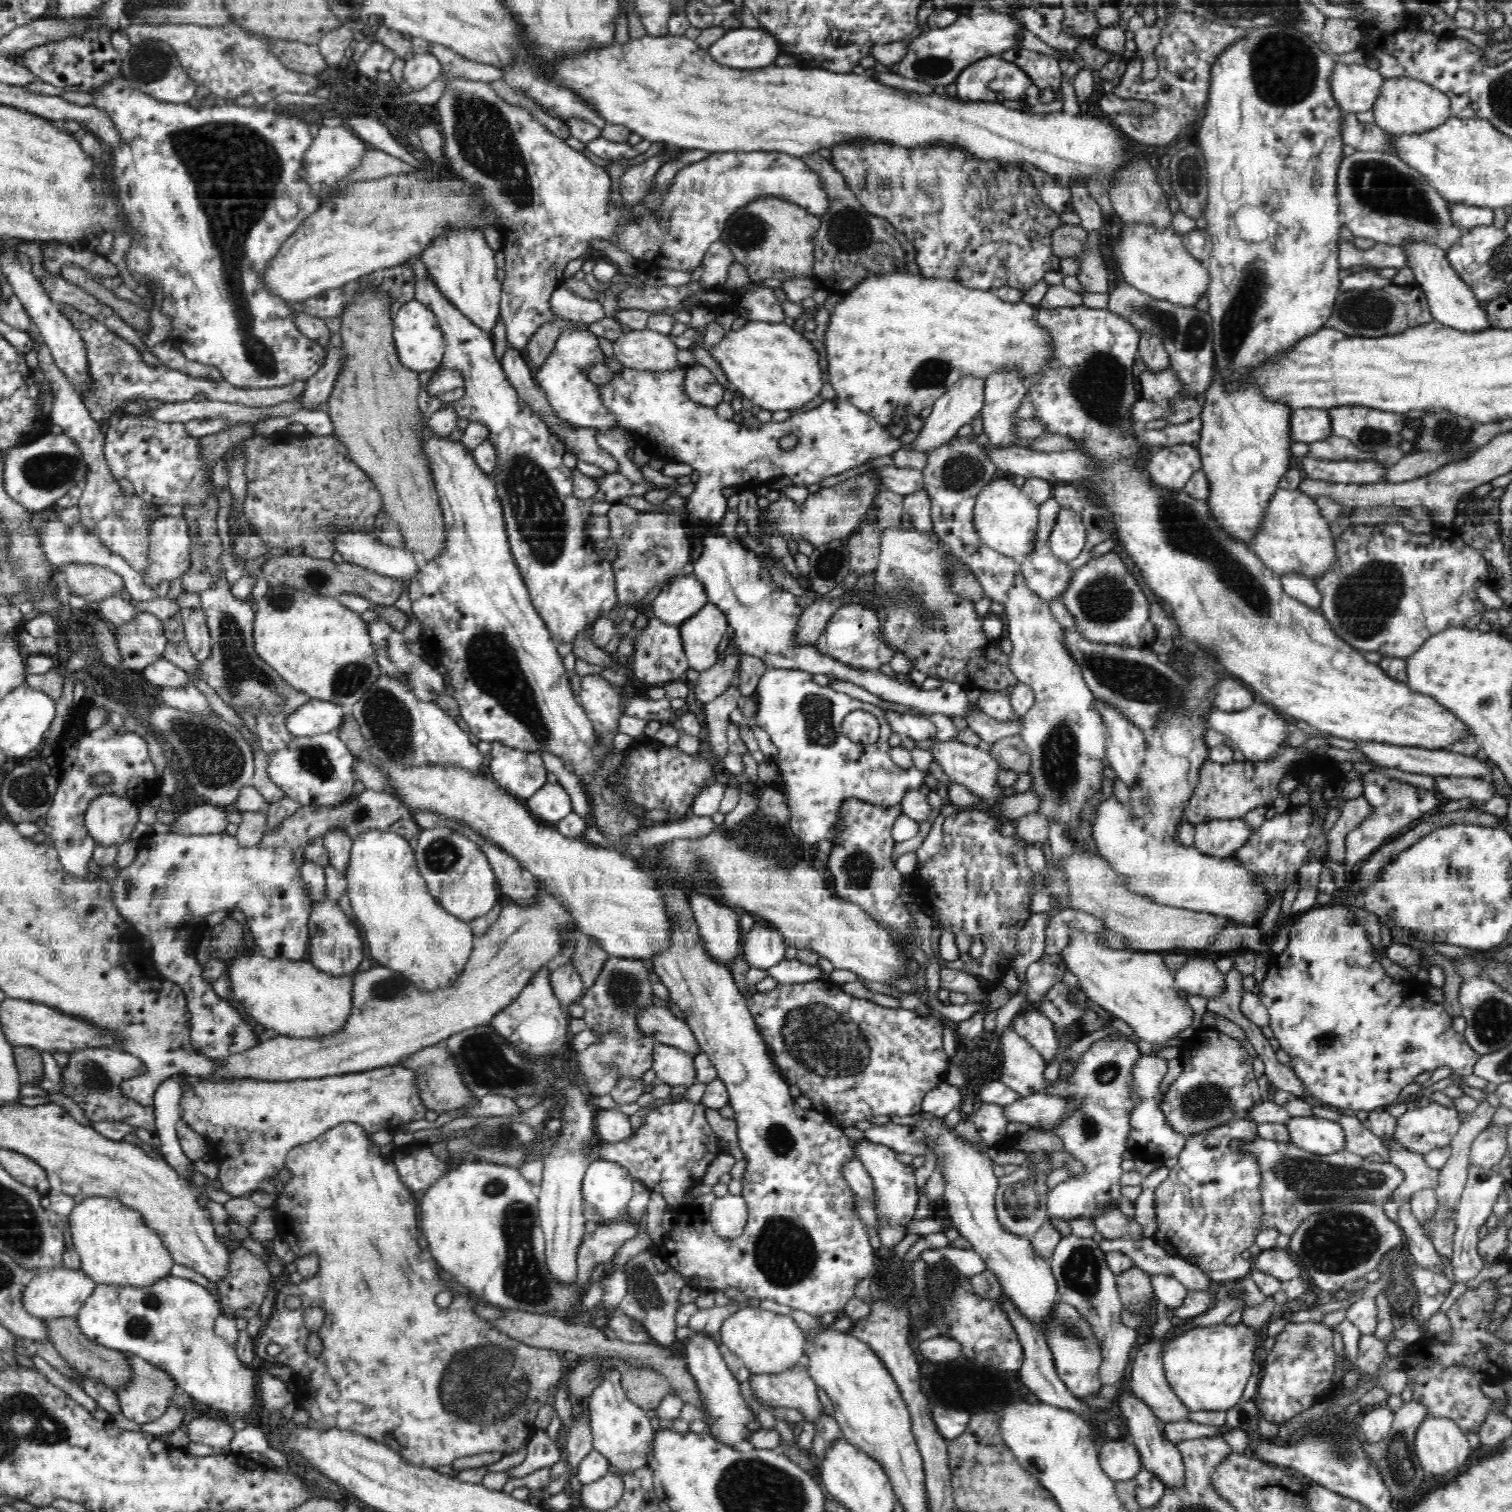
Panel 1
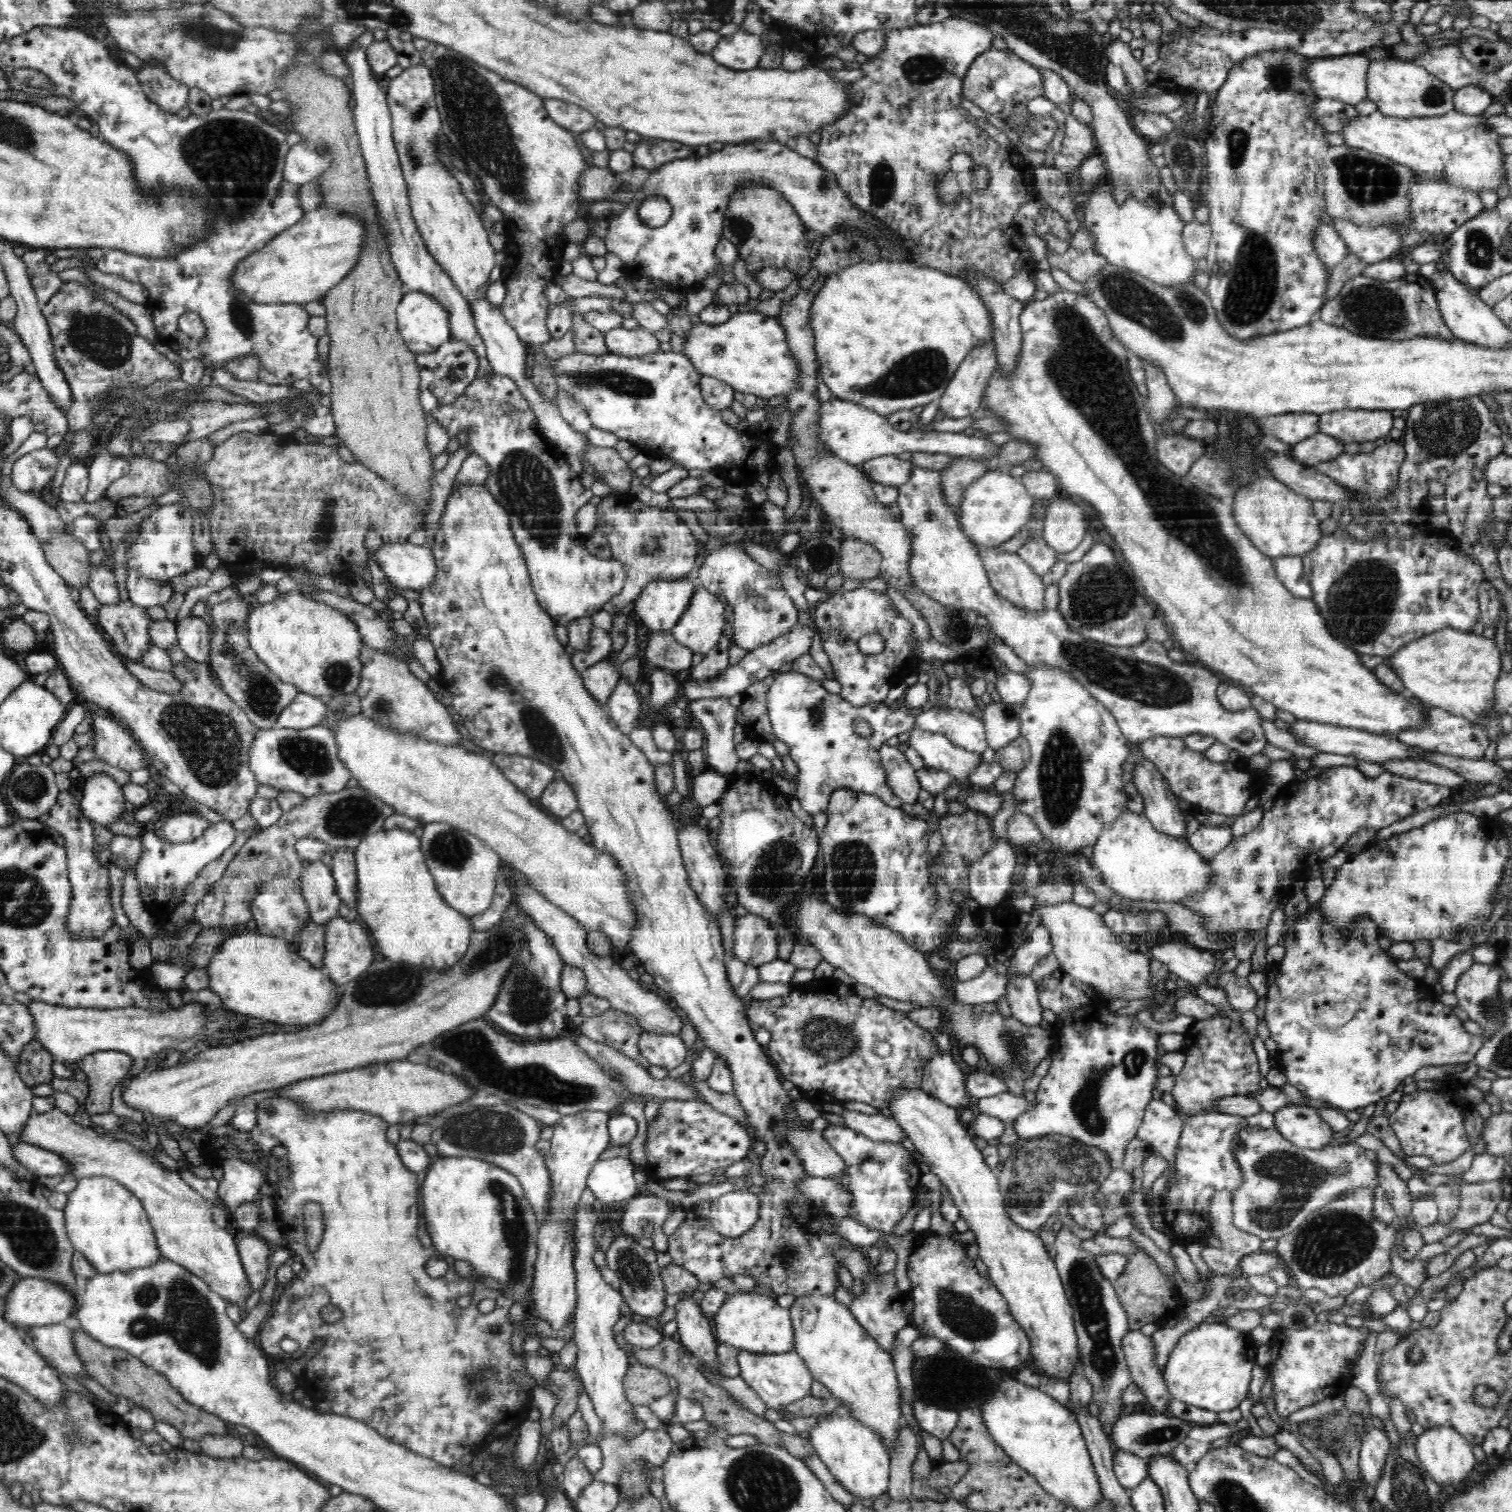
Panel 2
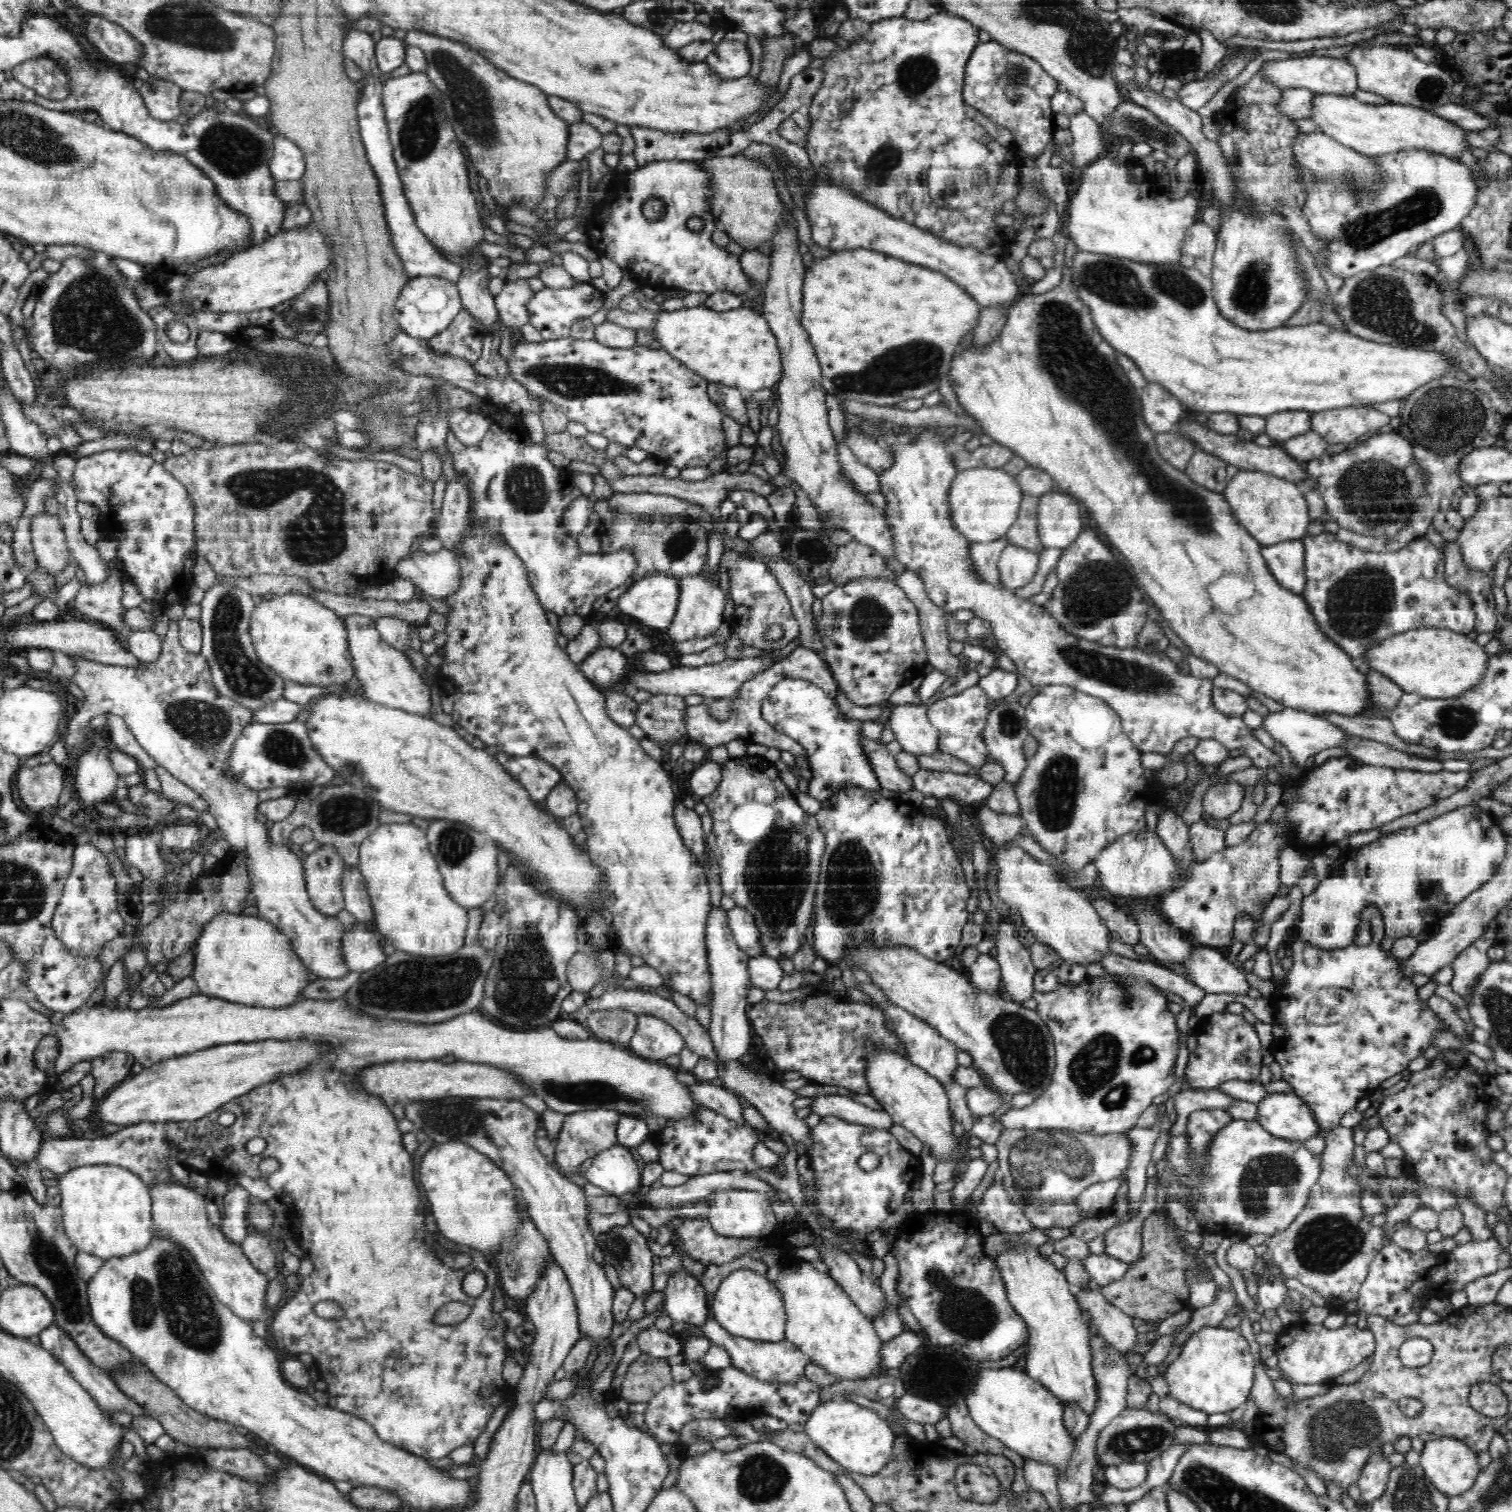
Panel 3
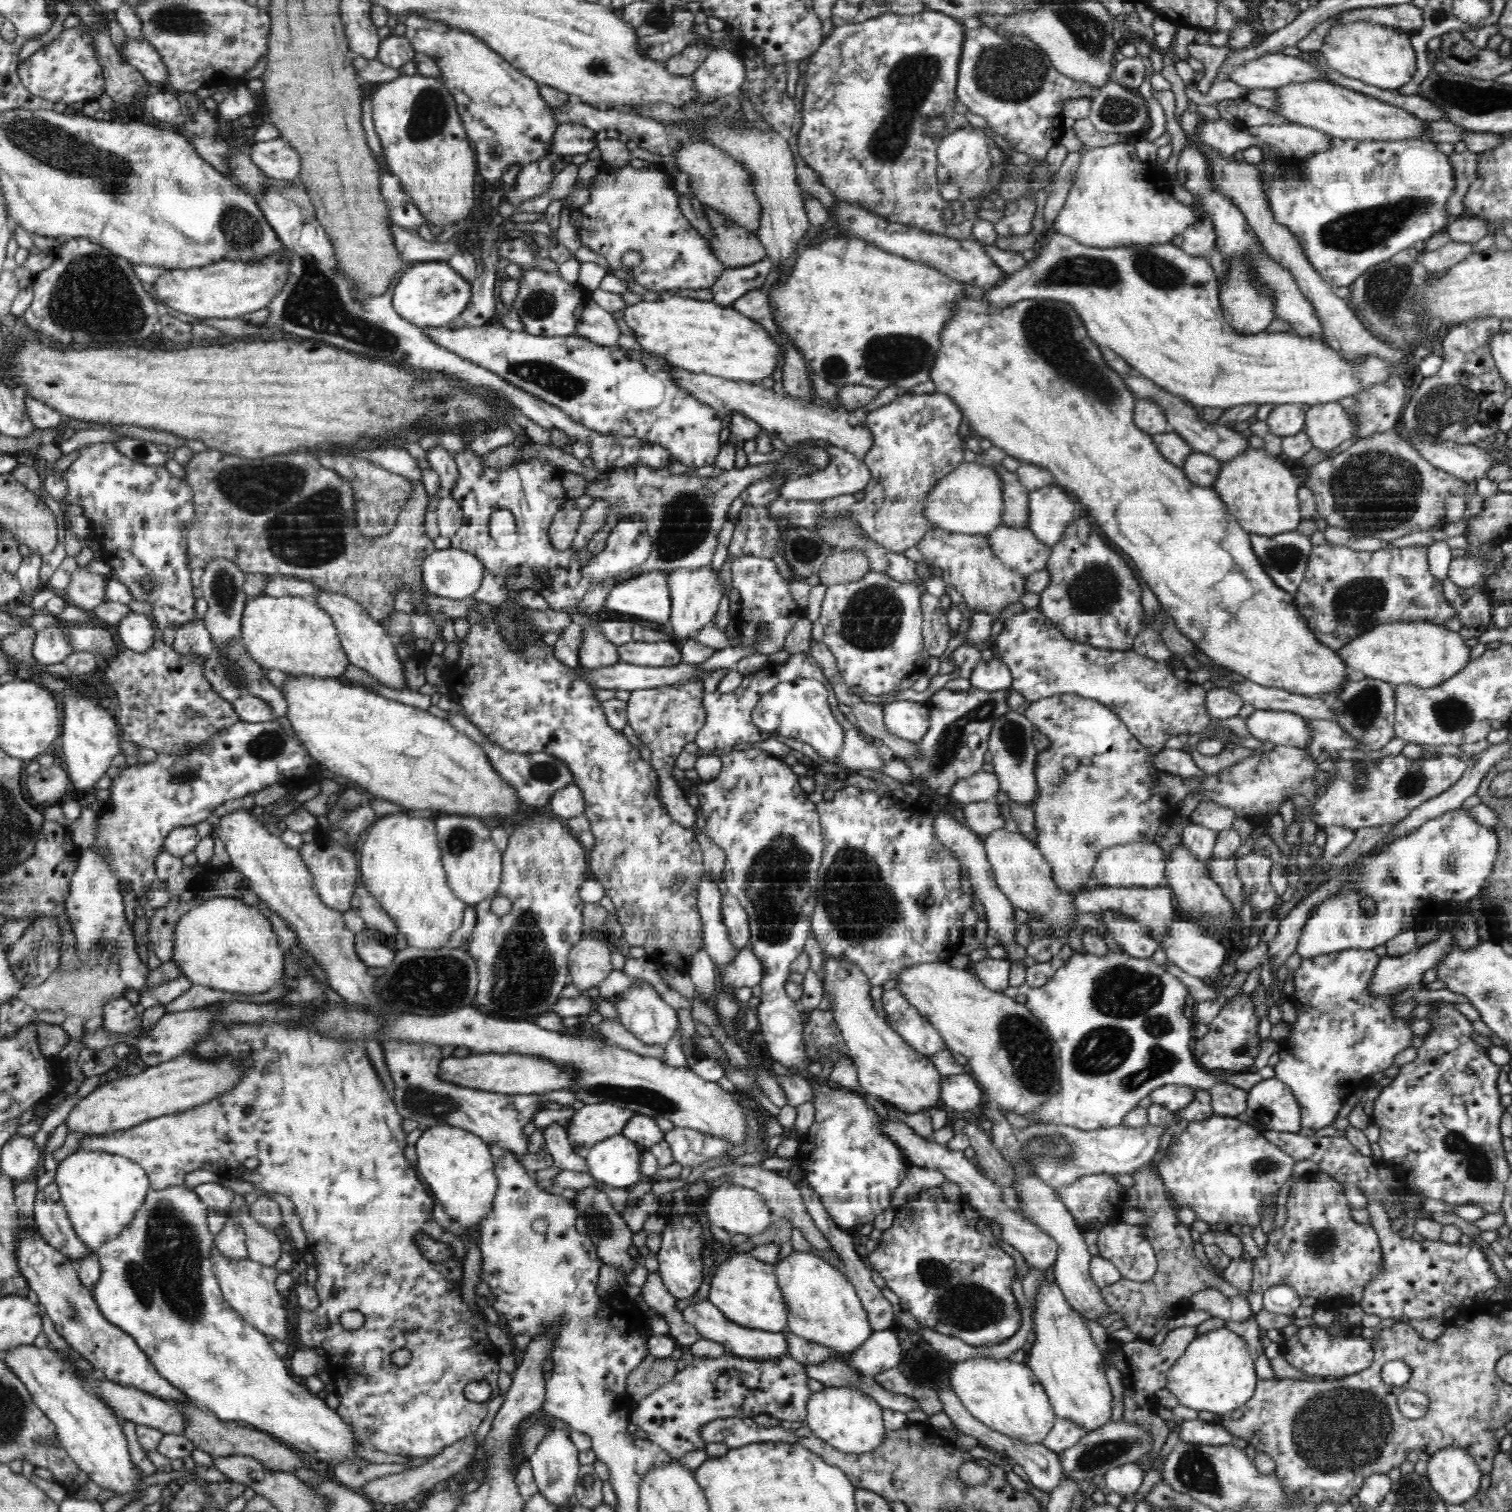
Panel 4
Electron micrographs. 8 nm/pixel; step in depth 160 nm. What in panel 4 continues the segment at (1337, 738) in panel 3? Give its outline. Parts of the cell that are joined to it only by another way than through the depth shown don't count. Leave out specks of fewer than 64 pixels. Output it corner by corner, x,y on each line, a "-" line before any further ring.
1255,710
1246,719
1251,735
1274,744
1308,748
1310,729
1302,715
1288,711

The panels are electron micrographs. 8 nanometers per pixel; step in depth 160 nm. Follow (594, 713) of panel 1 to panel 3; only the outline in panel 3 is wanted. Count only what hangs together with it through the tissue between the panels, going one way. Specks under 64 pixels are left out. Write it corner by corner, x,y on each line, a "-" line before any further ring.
600,646
579,664
579,668
592,683
594,683
593,680
596,678
598,668
608,668
613,674
613,684
616,684
623,680
626,664
628,664
626,655
619,648

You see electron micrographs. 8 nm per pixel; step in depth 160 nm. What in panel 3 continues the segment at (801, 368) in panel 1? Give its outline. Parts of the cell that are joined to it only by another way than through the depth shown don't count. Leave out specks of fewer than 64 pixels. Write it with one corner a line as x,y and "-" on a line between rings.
628,269
622,271
623,288
607,291
604,308
606,319
622,328
637,331
646,328
654,331
661,348
670,352
675,360
684,364
690,371
708,382
721,383
724,386
746,389
751,393
770,389
782,379
783,367
781,351
775,334
770,330
763,313
747,306
718,312
716,309
698,306
688,310
664,311
664,314
640,310
626,312
619,307
620,297
633,294
640,283
636,274

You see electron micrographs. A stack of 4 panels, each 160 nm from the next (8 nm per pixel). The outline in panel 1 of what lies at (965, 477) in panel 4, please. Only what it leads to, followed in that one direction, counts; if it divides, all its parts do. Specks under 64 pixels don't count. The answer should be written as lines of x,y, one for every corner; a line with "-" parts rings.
997,476
979,493
974,506
974,528
982,542
1022,565
1022,558
1032,554
1038,528
1038,504
1012,482
1010,476

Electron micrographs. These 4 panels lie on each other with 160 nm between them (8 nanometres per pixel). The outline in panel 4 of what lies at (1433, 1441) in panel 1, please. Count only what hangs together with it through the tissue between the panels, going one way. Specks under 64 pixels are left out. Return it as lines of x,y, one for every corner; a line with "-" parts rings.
1442,1448
1436,1454
1430,1455
1425,1475
1446,1504
1466,1504
1480,1490
1483,1474
1470,1454
1460,1448

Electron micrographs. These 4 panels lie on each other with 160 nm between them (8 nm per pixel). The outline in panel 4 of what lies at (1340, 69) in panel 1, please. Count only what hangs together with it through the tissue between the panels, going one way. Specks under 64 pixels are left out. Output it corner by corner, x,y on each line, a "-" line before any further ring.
1283,53
1255,57
1230,70
1230,80
1248,89
1274,89
1295,81
1326,80
1318,65

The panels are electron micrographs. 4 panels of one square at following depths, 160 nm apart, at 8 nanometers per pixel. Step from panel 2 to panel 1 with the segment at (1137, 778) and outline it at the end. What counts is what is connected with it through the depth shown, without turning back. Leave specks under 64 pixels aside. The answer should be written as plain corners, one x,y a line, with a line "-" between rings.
1095,697
1095,704
1105,728
1109,729
1105,750
1109,767
1128,788
1136,788
1145,753
1146,732
1128,721
1118,707
1110,706
1110,703
1102,702
1098,697

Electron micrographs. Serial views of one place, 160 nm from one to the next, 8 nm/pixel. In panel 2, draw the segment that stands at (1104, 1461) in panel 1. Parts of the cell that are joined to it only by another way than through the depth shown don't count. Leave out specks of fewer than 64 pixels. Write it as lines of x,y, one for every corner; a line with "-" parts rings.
1118,1450
1113,1459
1114,1472
1125,1489
1133,1489
1148,1477
1148,1460

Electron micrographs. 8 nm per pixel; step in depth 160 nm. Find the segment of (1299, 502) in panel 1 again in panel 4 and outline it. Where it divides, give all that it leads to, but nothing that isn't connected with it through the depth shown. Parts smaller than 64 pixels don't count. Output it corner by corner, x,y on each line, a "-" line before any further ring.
1246,448
1246,452
1240,452
1238,456
1234,456
1234,460
1221,464
1212,488
1226,504
1228,512
1234,516
1246,532
1274,536
1274,534
1297,530
1298,524
1302,520
1297,496
1301,484
1294,470
1286,467
1279,458
1272,457
1265,449

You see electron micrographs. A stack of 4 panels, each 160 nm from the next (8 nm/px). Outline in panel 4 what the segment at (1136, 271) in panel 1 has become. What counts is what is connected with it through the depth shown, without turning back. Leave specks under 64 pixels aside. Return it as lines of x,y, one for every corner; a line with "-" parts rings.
1126,142
1092,148
1079,162
1076,180
1068,192
1066,204
1053,221
1056,230
1094,248
1116,248
1119,245
1168,244
1183,234
1188,226
1200,220
1192,205
1180,203
1164,183
1153,182
1148,168
1136,156
1135,146

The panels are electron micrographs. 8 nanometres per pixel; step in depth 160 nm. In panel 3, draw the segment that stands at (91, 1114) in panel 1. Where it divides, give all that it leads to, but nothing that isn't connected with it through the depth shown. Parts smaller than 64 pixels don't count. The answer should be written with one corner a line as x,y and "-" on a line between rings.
107,1052
90,1060
90,1074
95,1078
93,1100
98,1102
123,1080
132,1075
131,1068
135,1058
127,1052

